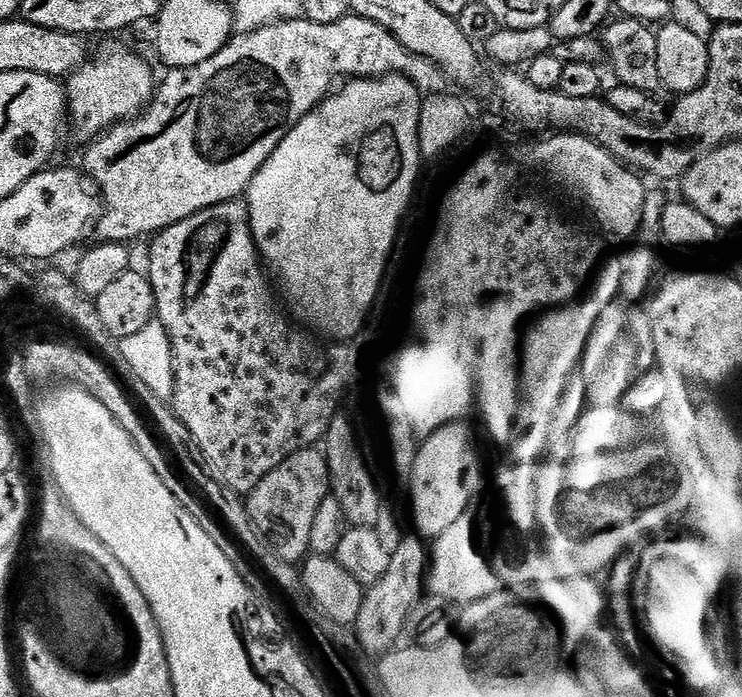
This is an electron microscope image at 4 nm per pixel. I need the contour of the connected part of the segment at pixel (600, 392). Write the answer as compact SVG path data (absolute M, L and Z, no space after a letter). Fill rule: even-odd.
M617 298L613 300L588 339L584 351L584 381L586 382L586 401L594 408L615 408L621 398L642 378L642 374L653 371L656 362L654 350L654 330L650 330L650 318L643 307Z

